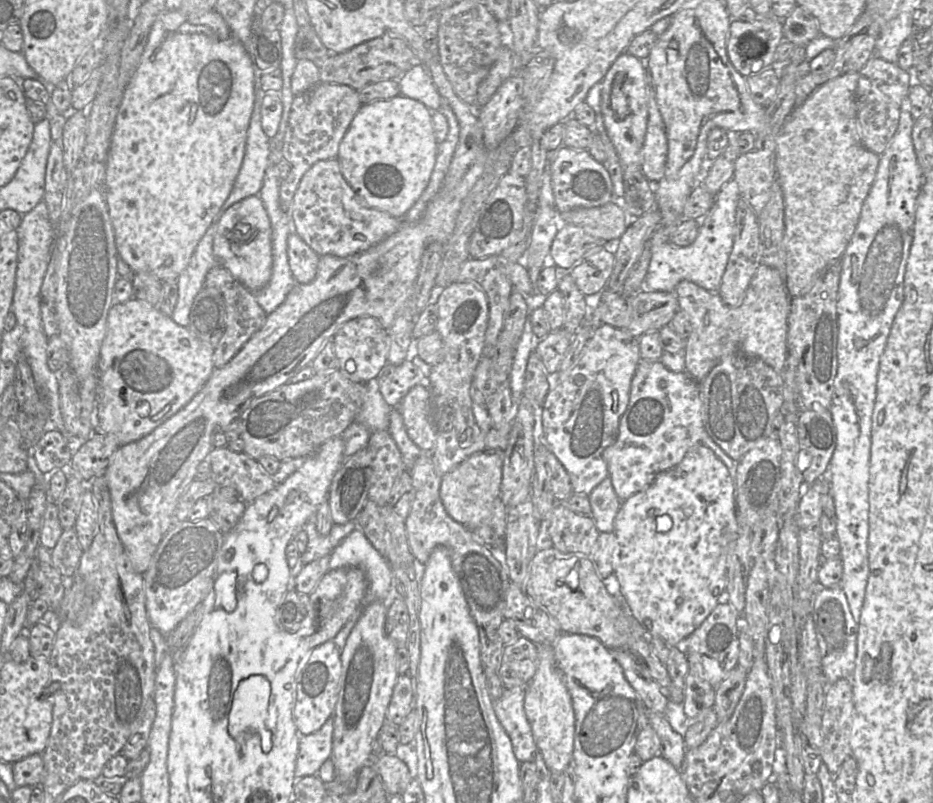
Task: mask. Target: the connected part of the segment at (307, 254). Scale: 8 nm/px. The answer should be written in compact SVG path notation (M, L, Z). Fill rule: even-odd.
M293 230L287 239L287 255L290 270L296 283L310 283L316 276L320 256Z

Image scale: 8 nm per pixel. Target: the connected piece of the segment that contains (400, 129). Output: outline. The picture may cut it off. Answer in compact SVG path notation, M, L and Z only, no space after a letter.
M398 95L362 104L340 142L337 160L344 178L366 206L402 219L429 183L437 147L431 110L418 100Z

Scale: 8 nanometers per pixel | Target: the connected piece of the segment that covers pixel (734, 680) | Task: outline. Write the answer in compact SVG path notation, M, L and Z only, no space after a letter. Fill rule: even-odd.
M737 665L715 687L715 701L712 708L718 723L726 722L733 714L743 693L747 674L747 670Z

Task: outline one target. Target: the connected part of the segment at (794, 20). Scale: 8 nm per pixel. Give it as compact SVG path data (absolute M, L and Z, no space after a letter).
M797 5L782 23L784 40L796 46L806 47L811 40L821 34L816 17L800 5Z

